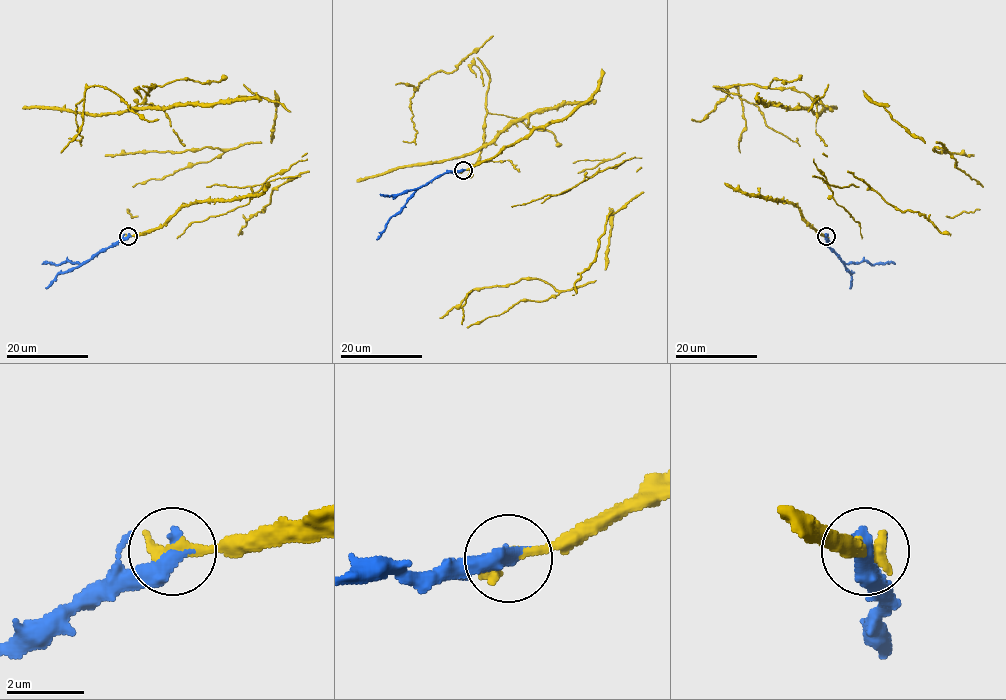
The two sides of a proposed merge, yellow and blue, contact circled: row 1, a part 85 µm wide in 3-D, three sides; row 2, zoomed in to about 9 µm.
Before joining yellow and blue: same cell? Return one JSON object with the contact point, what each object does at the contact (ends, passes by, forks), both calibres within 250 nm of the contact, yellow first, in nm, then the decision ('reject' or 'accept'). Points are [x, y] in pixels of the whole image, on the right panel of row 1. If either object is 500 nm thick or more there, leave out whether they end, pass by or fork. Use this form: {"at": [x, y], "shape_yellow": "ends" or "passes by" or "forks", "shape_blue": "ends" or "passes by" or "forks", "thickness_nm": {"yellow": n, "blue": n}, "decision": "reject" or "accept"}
{"at": [826, 236], "thickness_nm": {"yellow": 360, "blue": 550}, "decision": "accept"}

